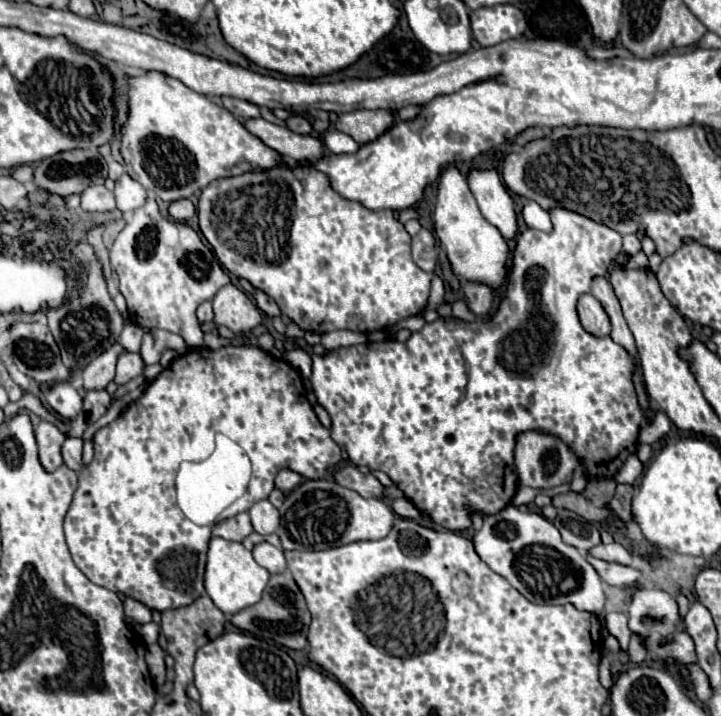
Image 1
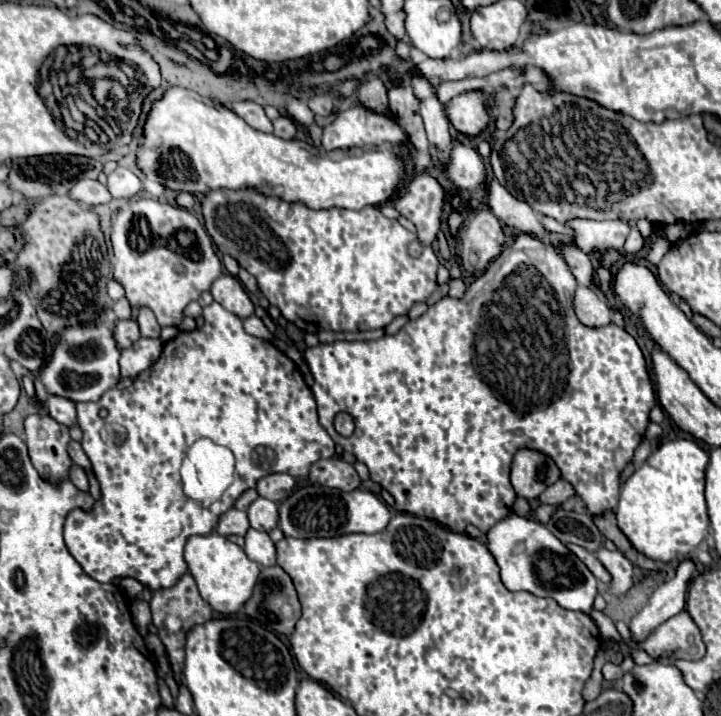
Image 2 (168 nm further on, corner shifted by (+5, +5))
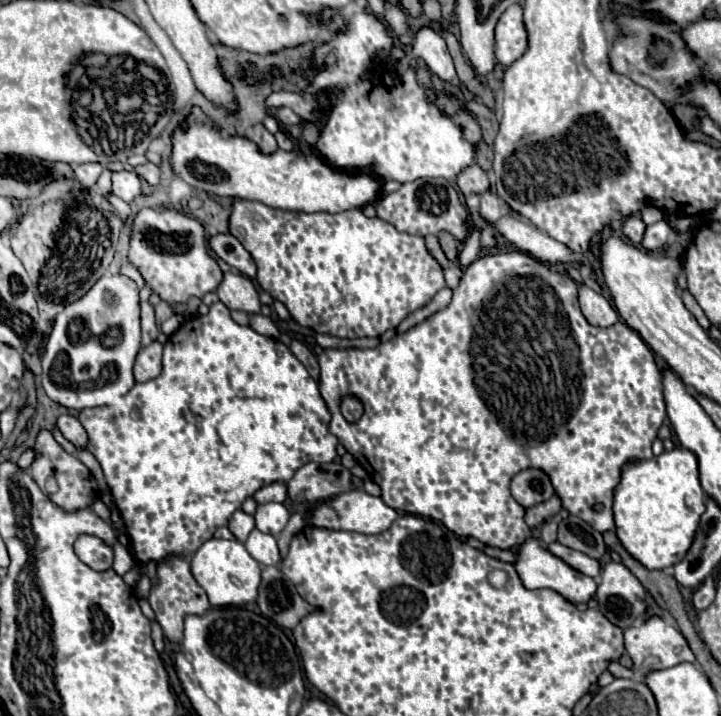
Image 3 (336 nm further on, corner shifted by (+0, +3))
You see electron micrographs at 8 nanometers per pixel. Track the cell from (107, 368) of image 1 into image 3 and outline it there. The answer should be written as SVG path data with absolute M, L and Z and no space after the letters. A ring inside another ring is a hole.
M149 301L141 303L141 329L143 329L143 345L151 345L159 335L159 329L155 323L155 309Z

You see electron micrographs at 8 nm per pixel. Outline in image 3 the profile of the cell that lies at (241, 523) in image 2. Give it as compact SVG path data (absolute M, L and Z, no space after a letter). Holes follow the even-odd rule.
M237 509L237 511L231 515L231 519L229 519L227 527L229 527L229 531L235 535L235 539L237 539L237 541L245 543L245 541L247 541L247 537L249 537L249 533L251 533L251 531L253 531L253 527L255 527L255 519L253 519L251 515L247 515L245 511Z

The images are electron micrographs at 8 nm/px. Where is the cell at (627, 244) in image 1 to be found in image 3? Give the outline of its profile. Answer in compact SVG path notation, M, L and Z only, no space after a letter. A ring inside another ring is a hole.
M661 219L661 221L657 221L657 223L653 223L653 225L647 227L641 245L643 245L647 251L659 251L659 249L663 249L663 247L667 245L669 233L671 233L669 223L667 223L665 219Z

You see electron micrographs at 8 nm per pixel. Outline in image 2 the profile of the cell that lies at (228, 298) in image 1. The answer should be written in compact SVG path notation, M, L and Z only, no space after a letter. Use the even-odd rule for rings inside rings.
M224 273L222 277L218 277L212 283L210 293L212 293L216 303L220 303L224 309L238 315L240 319L246 319L246 317L254 315L254 305L250 301L246 289L242 287L242 283L236 277Z

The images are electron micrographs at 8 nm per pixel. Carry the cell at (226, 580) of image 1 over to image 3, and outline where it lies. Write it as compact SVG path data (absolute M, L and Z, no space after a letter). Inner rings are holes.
M209 539L195 555L191 555L191 573L195 581L205 589L209 603L213 607L225 605L247 605L257 599L257 587L261 583L261 565L247 553L245 545L239 541Z

